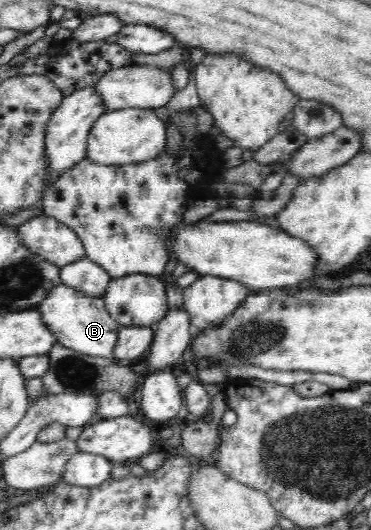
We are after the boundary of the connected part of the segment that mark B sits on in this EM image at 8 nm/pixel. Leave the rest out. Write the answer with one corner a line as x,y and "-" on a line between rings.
60,283
52,289
52,293
46,299
39,301
36,308
42,312
46,326
64,347
90,356
112,358
121,326
108,313
102,296
87,296
77,292
73,287

